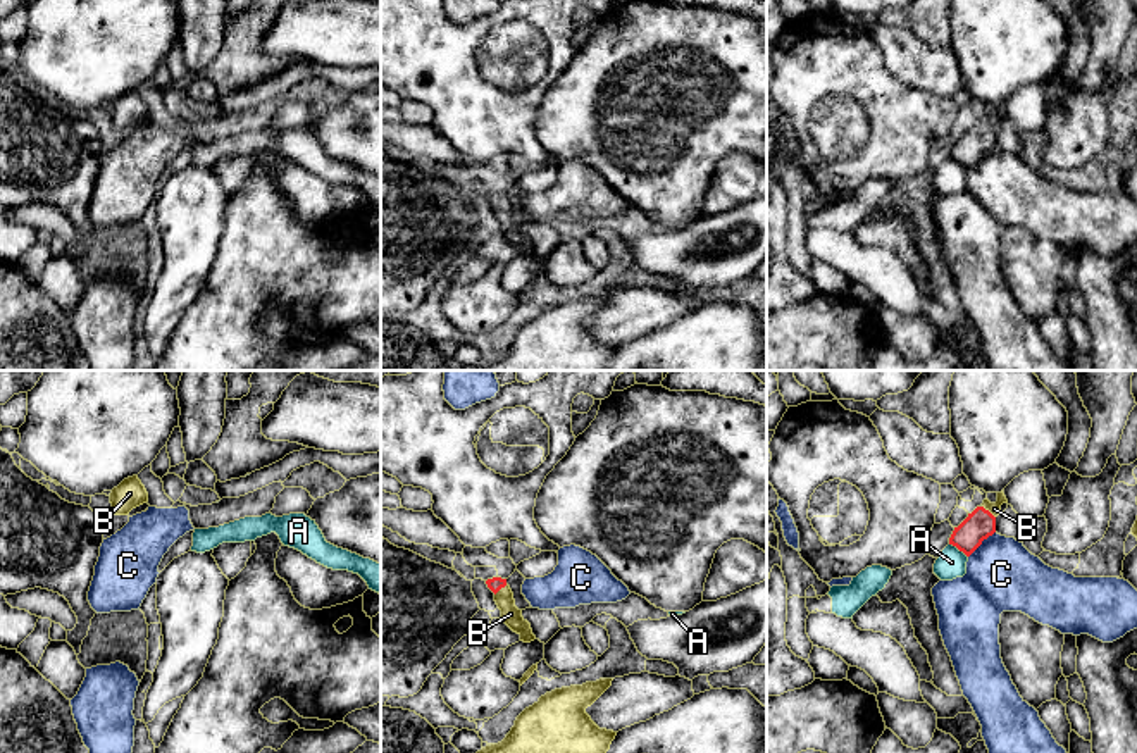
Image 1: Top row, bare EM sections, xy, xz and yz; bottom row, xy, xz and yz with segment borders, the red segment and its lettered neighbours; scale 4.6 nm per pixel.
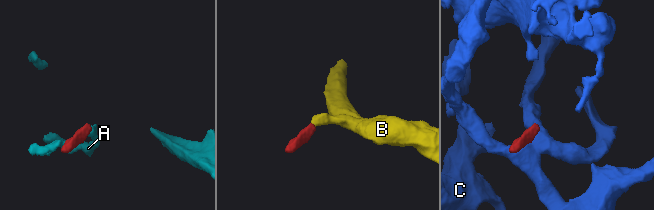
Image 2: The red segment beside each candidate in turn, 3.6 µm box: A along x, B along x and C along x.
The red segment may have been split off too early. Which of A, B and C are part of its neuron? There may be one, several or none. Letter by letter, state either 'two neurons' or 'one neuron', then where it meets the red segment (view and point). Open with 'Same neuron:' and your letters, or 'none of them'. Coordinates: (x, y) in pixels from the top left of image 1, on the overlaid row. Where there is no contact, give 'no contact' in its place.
Same neuron: B
A: two neurons; contact yz (958, 548)
B: one neuron; contact yz (989, 512)
C: two neurons; contact yz (981, 543)

